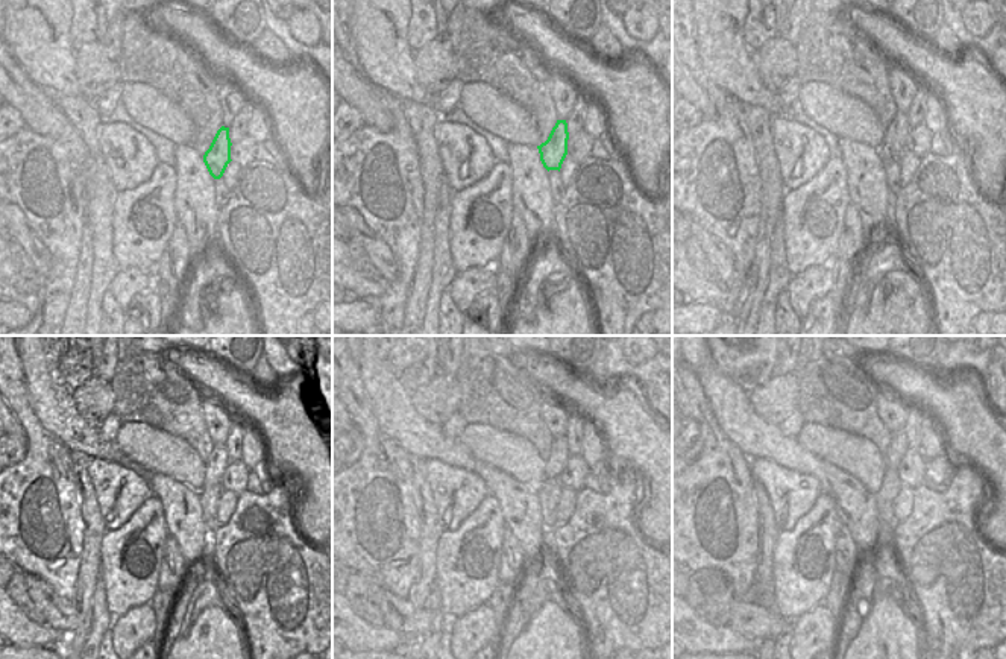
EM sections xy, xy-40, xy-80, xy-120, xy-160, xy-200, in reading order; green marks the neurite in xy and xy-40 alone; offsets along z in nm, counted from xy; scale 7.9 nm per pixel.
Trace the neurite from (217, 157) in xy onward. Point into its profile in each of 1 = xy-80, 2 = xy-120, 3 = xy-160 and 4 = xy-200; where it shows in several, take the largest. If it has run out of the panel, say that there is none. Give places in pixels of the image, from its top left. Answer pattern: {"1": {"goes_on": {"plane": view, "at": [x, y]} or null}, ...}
{"1": {"goes_on": {"plane": "xy-80", "at": [892, 148]}}, "2": {"goes_on": {"plane": "xy-120", "at": [219, 460]}}, "3": {"goes_on": {"plane": "xy-160", "at": [559, 457]}}, "4": {"goes_on": {"plane": "xy-200", "at": [899, 444]}}}

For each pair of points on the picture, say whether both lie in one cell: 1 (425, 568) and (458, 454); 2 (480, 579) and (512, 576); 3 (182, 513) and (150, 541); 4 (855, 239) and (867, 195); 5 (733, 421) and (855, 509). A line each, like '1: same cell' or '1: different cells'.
1: different cells
2: different cells
3: different cells
4: different cells
5: same cell

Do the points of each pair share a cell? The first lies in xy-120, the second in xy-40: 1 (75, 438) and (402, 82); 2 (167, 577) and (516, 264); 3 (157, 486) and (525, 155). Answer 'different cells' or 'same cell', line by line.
1: same cell
2: same cell
3: same cell

